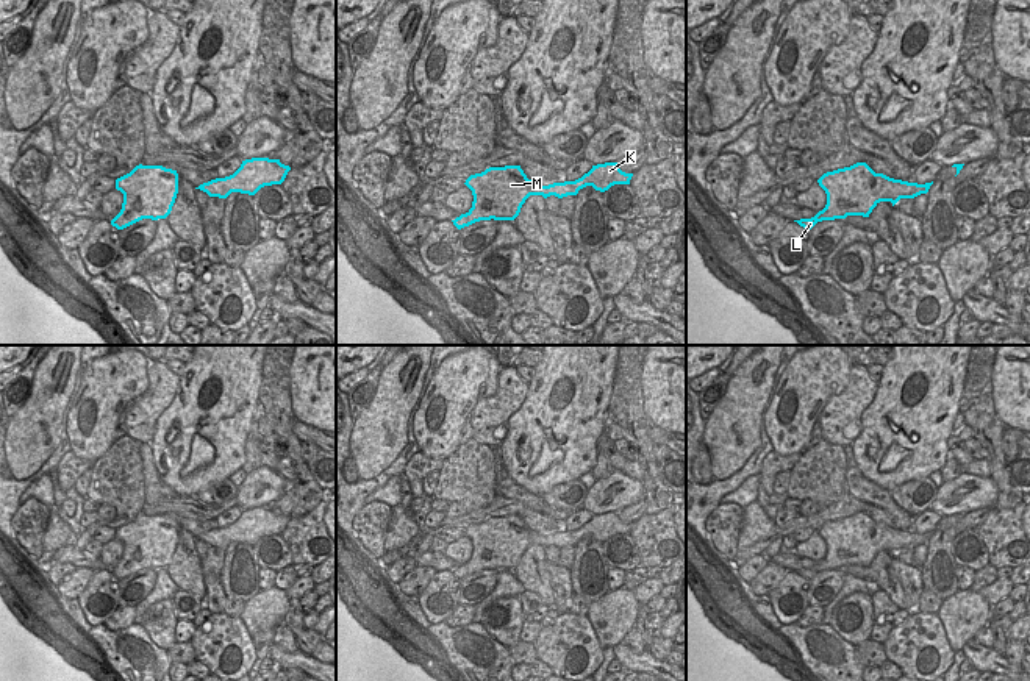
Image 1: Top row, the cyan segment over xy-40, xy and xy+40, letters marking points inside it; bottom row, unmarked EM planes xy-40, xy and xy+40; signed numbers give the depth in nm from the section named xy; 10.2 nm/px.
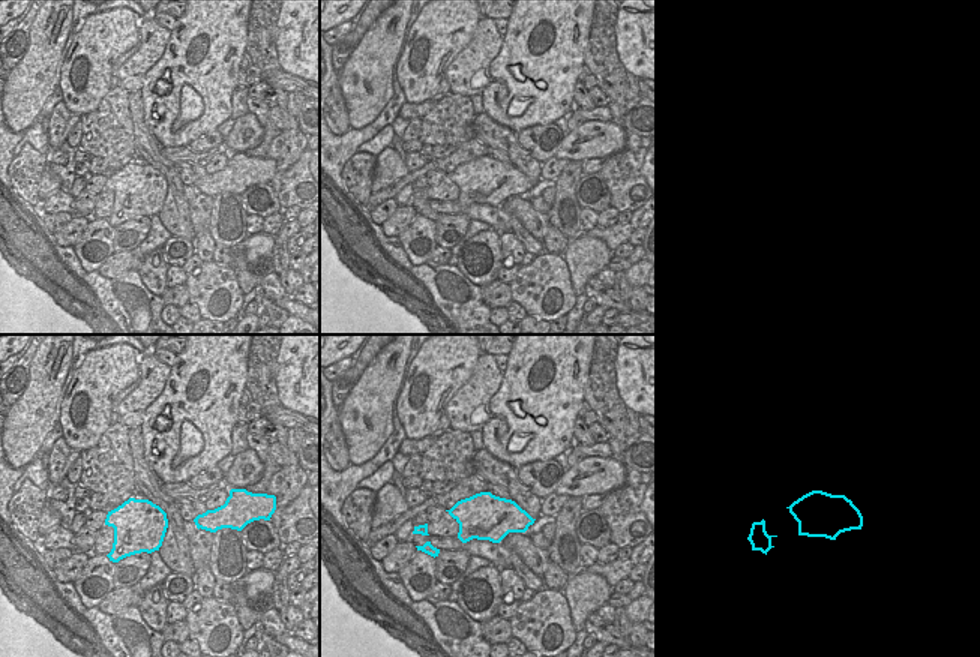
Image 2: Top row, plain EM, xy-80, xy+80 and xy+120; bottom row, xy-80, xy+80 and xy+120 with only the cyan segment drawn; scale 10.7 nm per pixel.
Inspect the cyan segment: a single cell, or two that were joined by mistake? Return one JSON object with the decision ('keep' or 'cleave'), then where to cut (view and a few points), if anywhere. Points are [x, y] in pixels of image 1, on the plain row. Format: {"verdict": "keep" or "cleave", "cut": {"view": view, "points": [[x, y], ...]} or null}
{"verdict": "keep", "cut": null}

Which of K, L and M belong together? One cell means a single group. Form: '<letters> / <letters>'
K L M

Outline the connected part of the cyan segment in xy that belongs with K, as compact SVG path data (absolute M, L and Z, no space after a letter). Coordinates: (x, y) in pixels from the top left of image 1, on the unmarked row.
M605 512L592 515L575 531L542 536L528 529L520 515L489 517L466 529L464 534L474 545L472 558L452 572L461 579L480 570L514 570L530 545L563 548L577 545L586 536L605 542L614 534L630 534L631 526L633 523L622 522L617 512Z

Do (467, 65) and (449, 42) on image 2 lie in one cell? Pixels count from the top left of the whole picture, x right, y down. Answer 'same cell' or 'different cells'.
different cells

